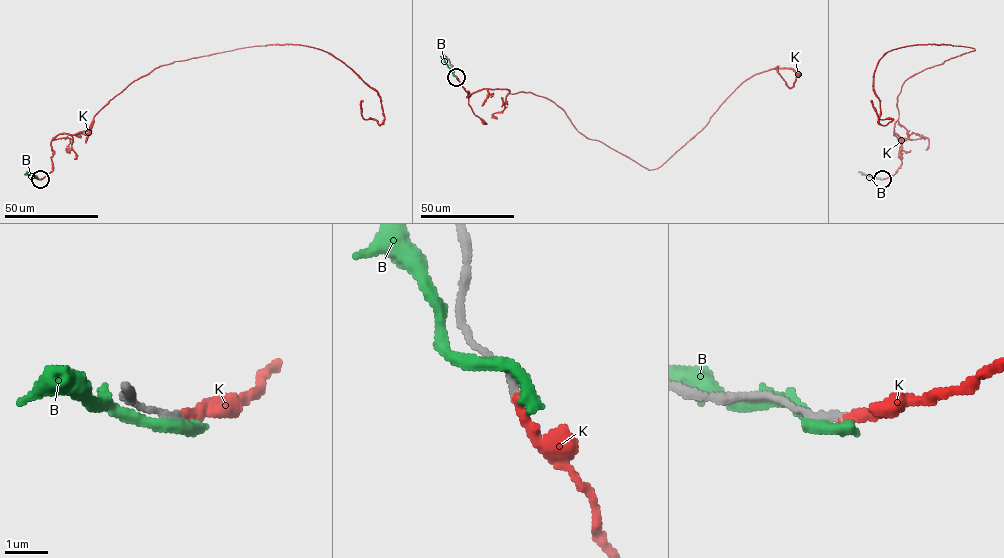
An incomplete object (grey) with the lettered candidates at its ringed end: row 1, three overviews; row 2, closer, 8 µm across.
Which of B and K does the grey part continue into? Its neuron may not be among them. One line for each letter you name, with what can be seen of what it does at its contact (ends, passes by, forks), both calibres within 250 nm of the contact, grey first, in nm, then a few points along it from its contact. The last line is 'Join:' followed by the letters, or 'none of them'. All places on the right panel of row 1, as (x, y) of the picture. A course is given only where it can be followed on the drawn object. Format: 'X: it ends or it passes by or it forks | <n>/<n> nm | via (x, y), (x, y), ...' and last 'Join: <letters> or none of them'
K: it ends | 220/240 nm | via (882, 179), (901, 163), (904, 82), (975, 50), (888, 51), (873, 90), (886, 125), (871, 100)
Join: K

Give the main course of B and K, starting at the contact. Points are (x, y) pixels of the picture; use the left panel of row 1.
B: (40, 179), (25, 174)
K: (40, 179), (55, 137), (175, 61), (307, 46), (377, 92), (381, 124), (362, 100)

